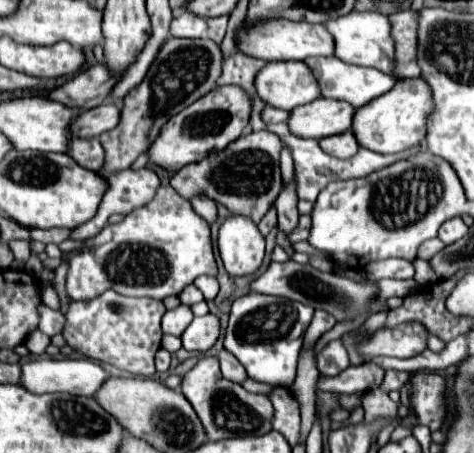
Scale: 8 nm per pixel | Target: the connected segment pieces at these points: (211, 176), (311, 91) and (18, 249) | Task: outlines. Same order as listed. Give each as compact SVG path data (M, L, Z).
M257 131L257 133L243 135L223 151L213 151L203 161L185 165L181 171L177 171L171 177L171 187L183 199L205 195L225 205L231 213L245 215L253 223L259 223L283 187L281 171L279 171L281 147L283 145L279 137L271 131Z
M303 61L267 63L255 77L255 91L265 105L291 111L319 97L317 81Z
M13 241L11 243L11 249L13 249L13 253L15 253L15 261L19 261L19 263L27 263L27 259L29 259L29 255L31 255L31 251L29 251L29 245L27 243L21 243L21 241Z

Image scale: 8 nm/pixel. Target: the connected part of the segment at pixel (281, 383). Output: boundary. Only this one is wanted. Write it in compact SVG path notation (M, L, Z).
M249 293L233 301L225 349L245 367L251 379L273 387L291 387L297 371L297 357L303 347L303 335L311 323L313 309L297 301L261 293Z

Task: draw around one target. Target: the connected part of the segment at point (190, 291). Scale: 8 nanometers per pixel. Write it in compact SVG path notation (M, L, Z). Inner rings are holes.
M191 283L191 285L187 285L187 287L181 291L179 299L181 299L183 305L193 305L193 303L203 301L203 293L201 293L201 291Z

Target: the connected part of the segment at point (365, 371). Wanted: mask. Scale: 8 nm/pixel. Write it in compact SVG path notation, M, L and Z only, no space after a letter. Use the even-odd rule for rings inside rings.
M363 363L359 367L347 367L337 377L319 377L317 389L331 393L355 393L369 391L381 385L385 371L375 363Z

